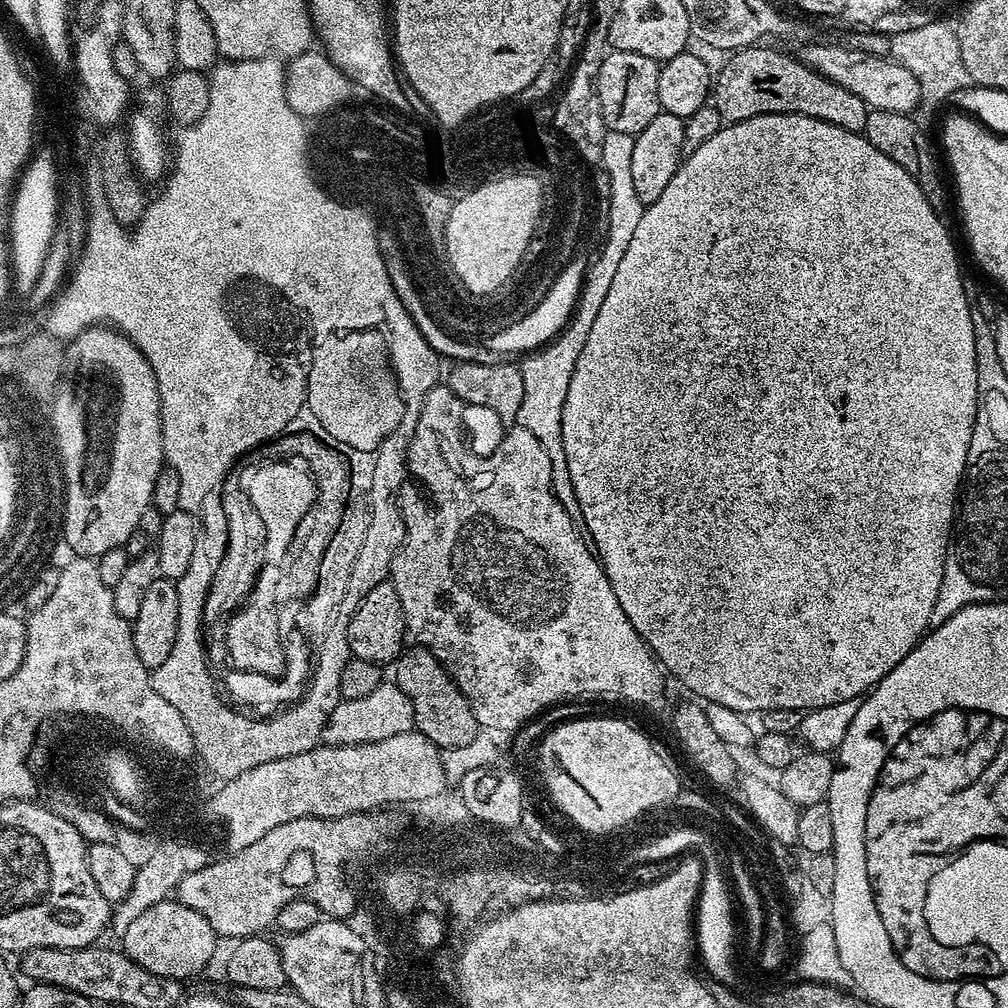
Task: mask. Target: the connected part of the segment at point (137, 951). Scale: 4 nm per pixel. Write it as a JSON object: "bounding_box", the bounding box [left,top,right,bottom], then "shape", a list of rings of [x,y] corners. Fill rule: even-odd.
{"bounding_box":[122,898,216,982],"shape":[[[165,898],[134,918],[130,930],[126,930],[122,937],[122,951],[138,966],[154,974],[188,982],[191,976],[198,975],[211,962],[216,943],[216,931],[206,918],[202,918],[202,914],[198,914],[198,910],[190,910],[190,906],[181,904],[179,899]]]}

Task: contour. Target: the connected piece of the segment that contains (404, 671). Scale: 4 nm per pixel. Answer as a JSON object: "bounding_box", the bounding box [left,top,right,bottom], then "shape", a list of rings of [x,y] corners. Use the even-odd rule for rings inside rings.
{"bounding_box":[394,646,481,750],"shape":[[[412,646],[400,653],[394,661],[394,682],[410,698],[414,710],[415,731],[422,733],[441,750],[466,746],[481,732],[480,723],[474,718],[472,704],[458,690],[452,676],[434,653],[423,646]]]}

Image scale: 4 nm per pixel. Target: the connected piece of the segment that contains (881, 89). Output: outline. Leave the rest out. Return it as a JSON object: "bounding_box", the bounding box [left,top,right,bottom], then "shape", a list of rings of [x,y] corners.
{"bounding_box":[802,42,920,114],"shape":[[[808,42],[803,45],[802,59],[818,74],[838,82],[850,90],[850,94],[858,94],[869,109],[886,110],[887,112],[902,112],[912,114],[920,107],[920,82],[915,71],[911,72],[907,63],[895,64],[891,58],[866,54],[859,50],[844,49],[839,42],[832,44],[816,44]]]}

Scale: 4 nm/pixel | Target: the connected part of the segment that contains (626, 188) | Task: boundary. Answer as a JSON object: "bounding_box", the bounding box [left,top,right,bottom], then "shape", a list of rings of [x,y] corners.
{"bounding_box":[516,131,646,522],"shape":[[[607,131],[603,143],[601,166],[609,176],[609,230],[604,236],[594,259],[587,265],[584,281],[580,287],[580,296],[576,300],[576,311],[573,312],[568,325],[563,328],[554,340],[549,340],[543,348],[527,353],[518,367],[522,374],[522,406],[518,406],[516,424],[530,430],[538,442],[542,442],[542,450],[550,457],[550,478],[552,492],[562,502],[566,514],[577,522],[582,521],[582,510],[578,506],[578,498],[574,494],[574,482],[570,482],[570,470],[566,470],[566,450],[562,450],[562,406],[566,406],[566,390],[570,390],[570,378],[574,378],[574,362],[578,362],[578,354],[582,354],[582,346],[586,346],[586,338],[594,326],[594,317],[602,307],[602,301],[610,291],[614,273],[618,270],[618,262],[622,262],[630,238],[634,238],[634,229],[642,218],[646,205],[638,202],[638,194],[634,190],[634,181],[630,170],[630,161],[634,155],[635,136]]]}

